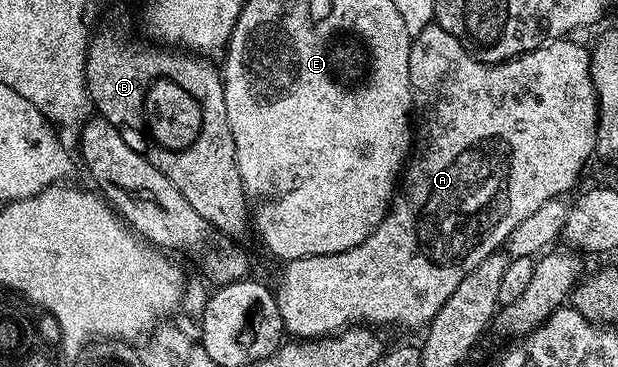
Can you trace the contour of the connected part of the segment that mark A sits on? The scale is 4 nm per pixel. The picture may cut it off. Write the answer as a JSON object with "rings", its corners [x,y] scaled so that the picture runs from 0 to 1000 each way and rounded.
{"rings":[[[696,63],[683,84],[667,98],[663,125],[663,234],[667,237],[667,302],[670,308],[670,379],[657,455],[644,493],[644,510],[628,561],[628,578],[615,613],[579,670],[553,681],[549,692],[521,692],[502,703],[464,711],[443,771],[443,804],[450,823],[450,856],[456,856],[460,902],[468,918],[485,926],[516,926],[526,916],[542,916],[558,894],[571,888],[610,888],[636,883],[641,894],[691,896],[693,880],[715,845],[715,823],[741,790],[741,768],[820,657],[825,627],[838,616],[854,586],[864,583],[871,561],[885,545],[917,537],[919,520],[939,490],[939,466],[951,433],[958,436],[964,401],[966,281],[964,251],[958,240],[953,185],[953,134],[930,120],[926,104],[908,104],[882,114],[861,142],[846,142],[830,163],[814,163],[811,174],[783,174],[770,163],[735,104],[722,93],[709,63]]]}

